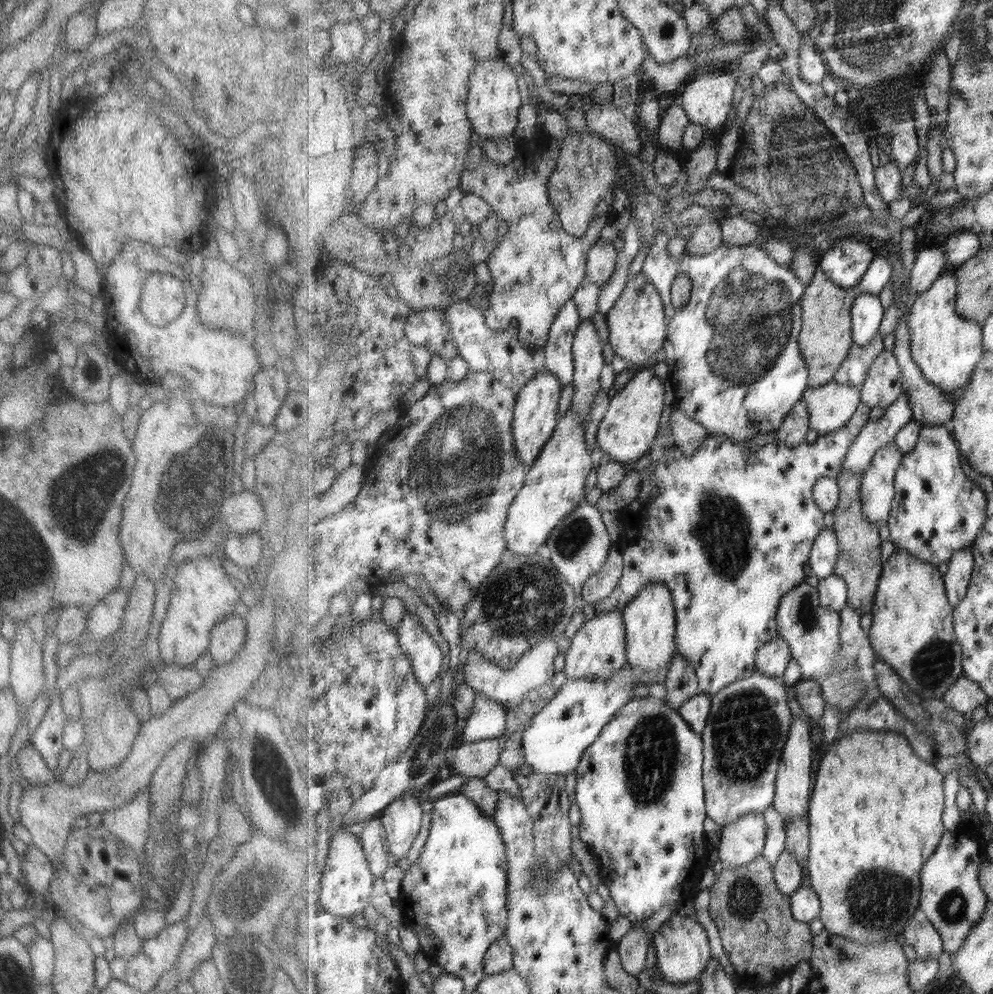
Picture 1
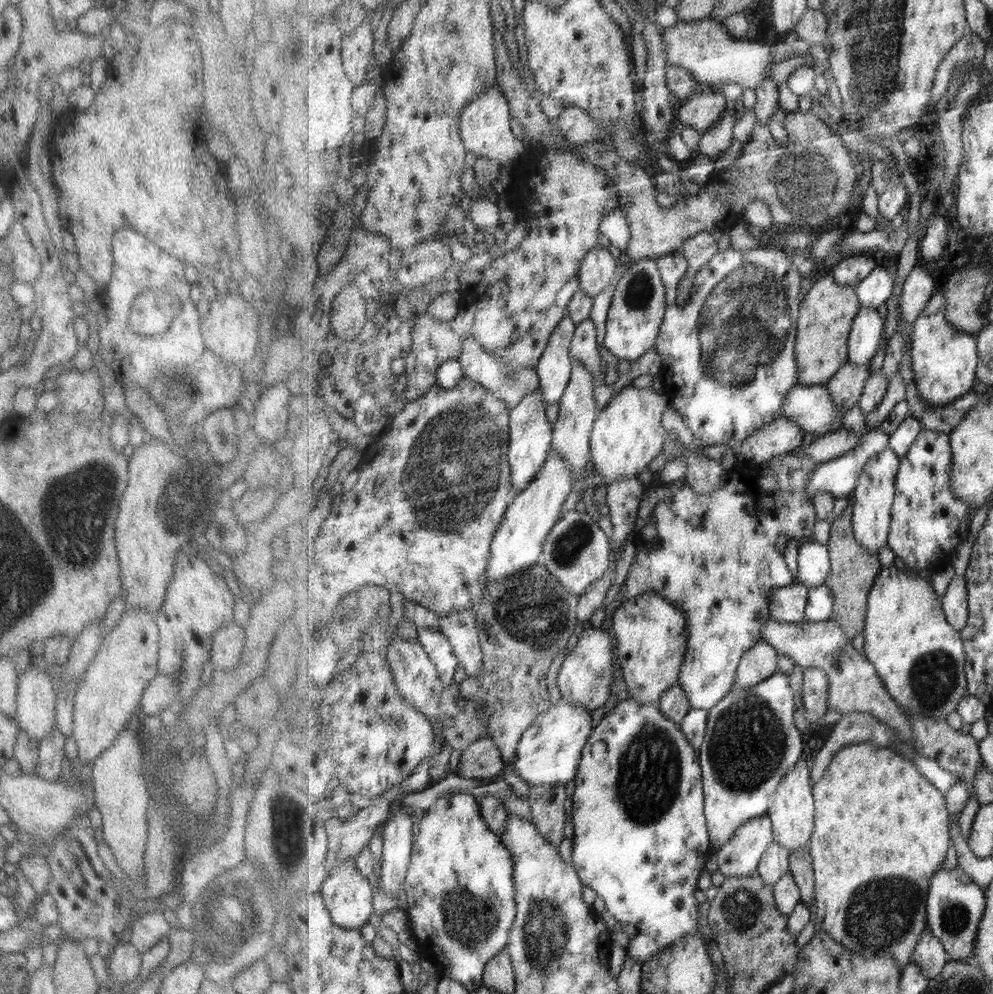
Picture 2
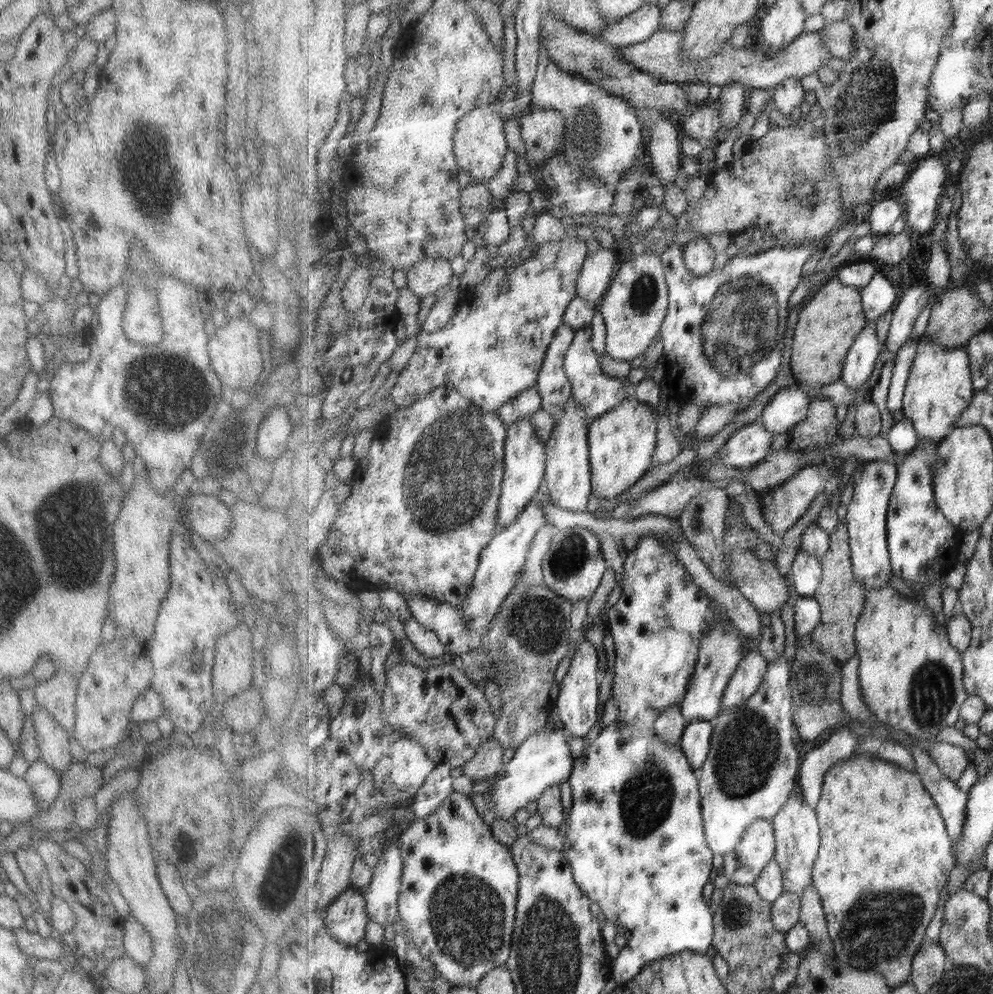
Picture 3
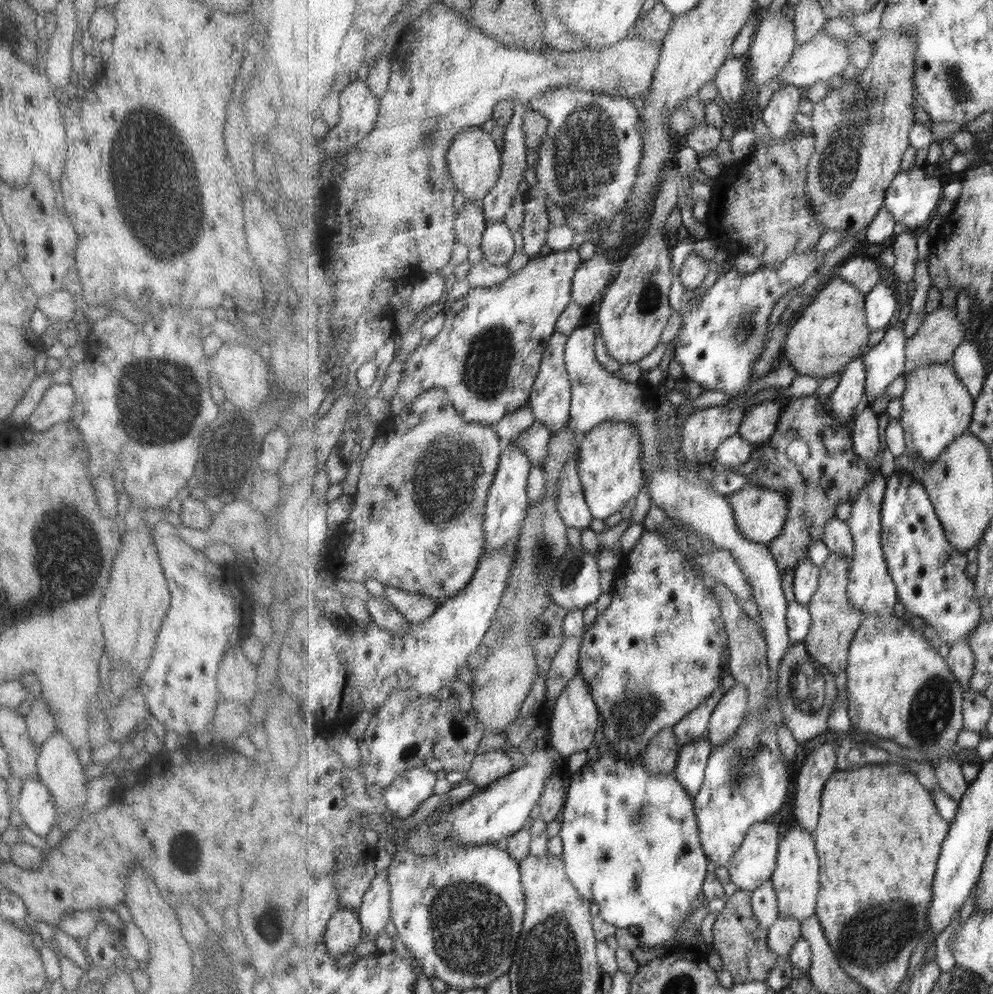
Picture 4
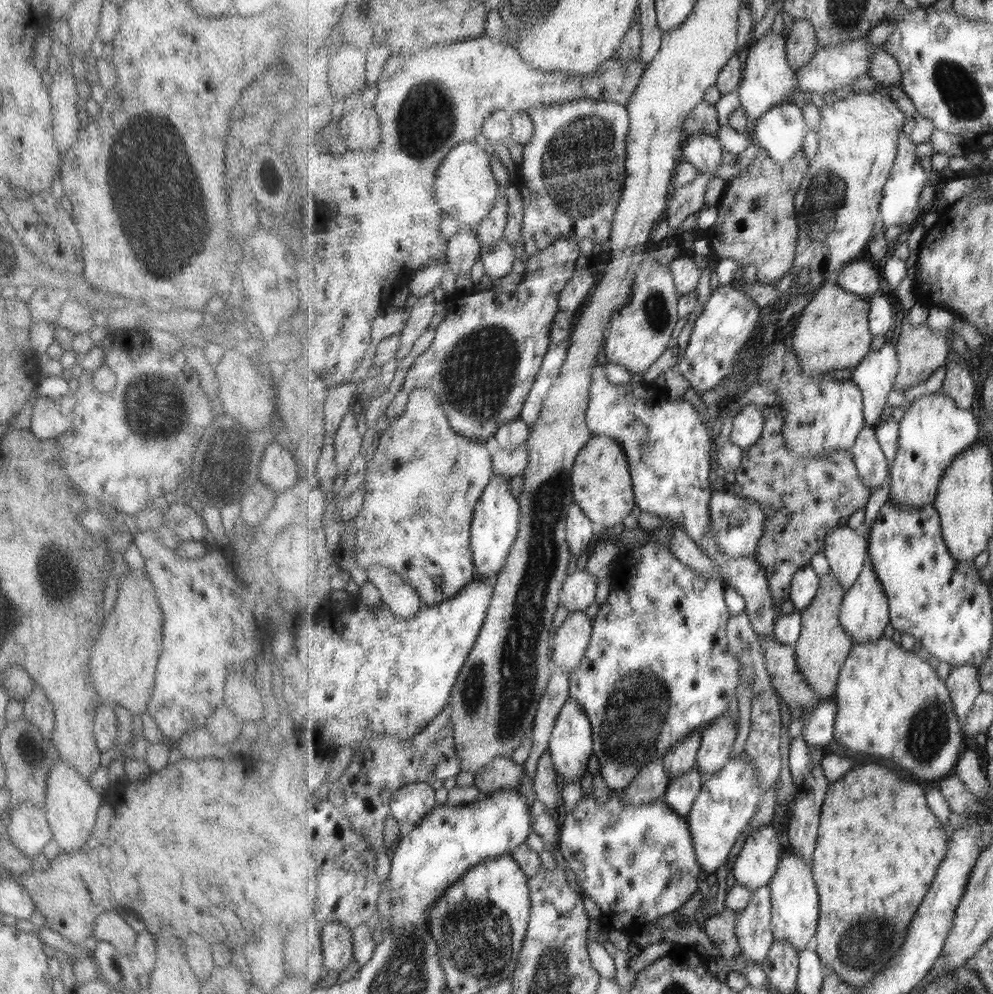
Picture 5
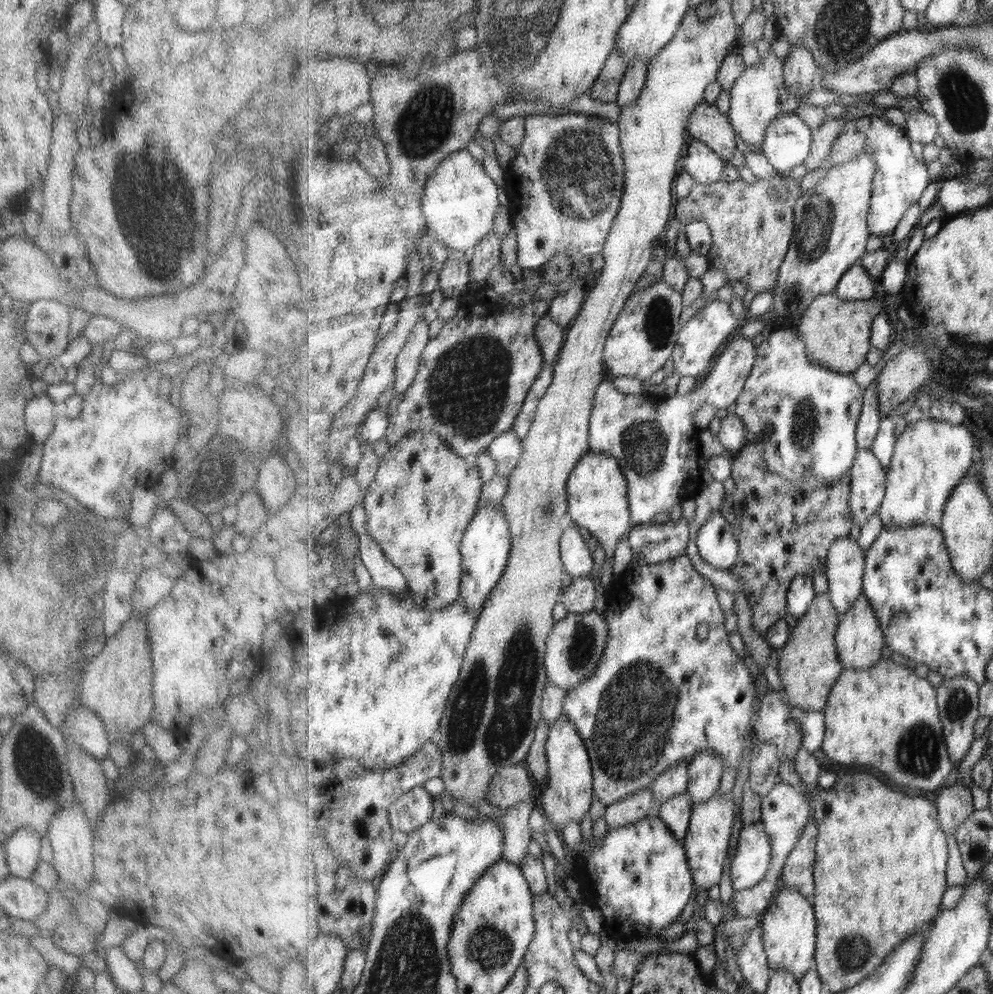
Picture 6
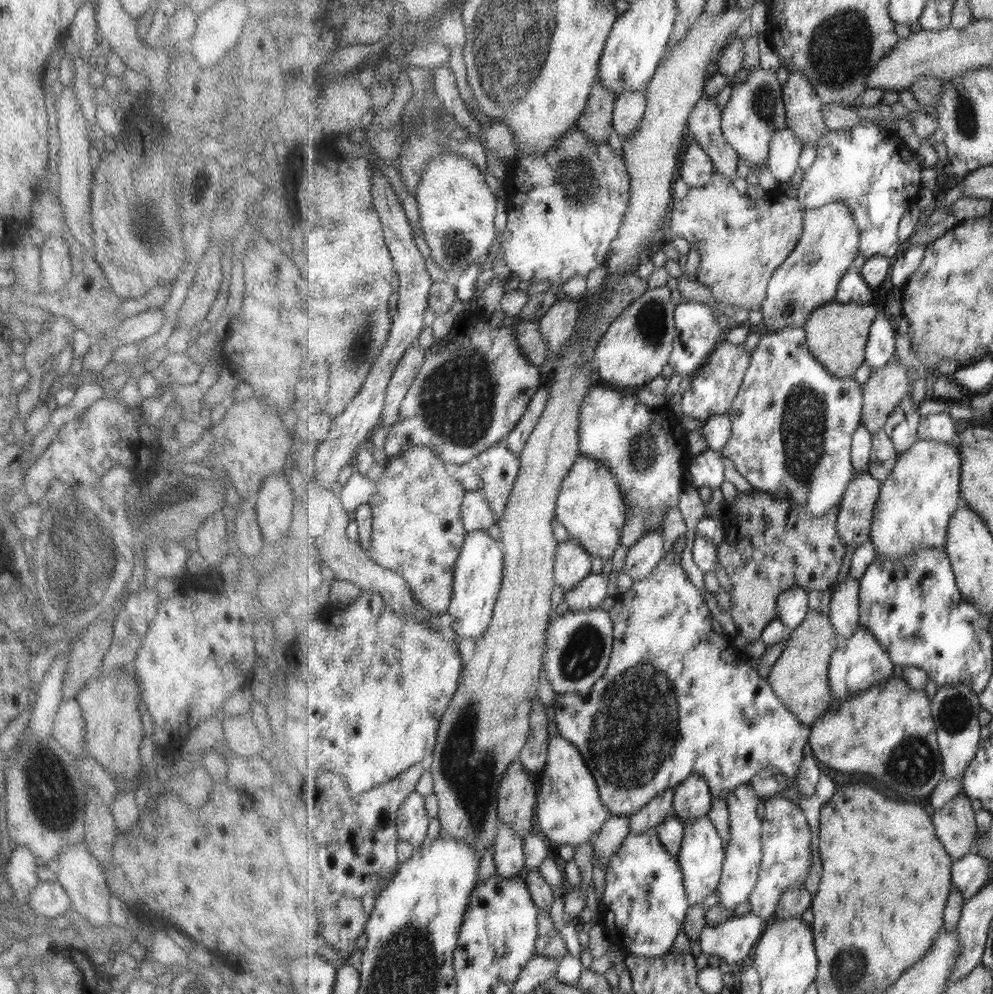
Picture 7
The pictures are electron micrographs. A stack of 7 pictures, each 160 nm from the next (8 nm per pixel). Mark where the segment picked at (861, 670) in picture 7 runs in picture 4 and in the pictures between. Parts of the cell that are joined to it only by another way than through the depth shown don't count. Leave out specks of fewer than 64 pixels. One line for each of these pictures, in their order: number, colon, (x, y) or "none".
4: (872, 590)
5: (865, 613)
6: (860, 640)

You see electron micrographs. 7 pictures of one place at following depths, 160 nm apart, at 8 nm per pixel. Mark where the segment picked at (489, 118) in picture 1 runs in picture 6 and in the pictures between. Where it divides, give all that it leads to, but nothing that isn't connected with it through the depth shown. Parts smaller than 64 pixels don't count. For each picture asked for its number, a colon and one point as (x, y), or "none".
2: (485, 125)
3: (480, 145)
4: (474, 160)
5: (467, 190)
6: (460, 203)

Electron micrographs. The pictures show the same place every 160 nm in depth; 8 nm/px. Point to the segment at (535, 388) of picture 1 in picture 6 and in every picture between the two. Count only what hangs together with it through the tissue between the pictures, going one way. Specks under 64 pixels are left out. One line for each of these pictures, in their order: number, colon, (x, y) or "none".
2: (531, 433)
3: (526, 454)
4: (507, 506)
5: (496, 523)
6: (486, 546)

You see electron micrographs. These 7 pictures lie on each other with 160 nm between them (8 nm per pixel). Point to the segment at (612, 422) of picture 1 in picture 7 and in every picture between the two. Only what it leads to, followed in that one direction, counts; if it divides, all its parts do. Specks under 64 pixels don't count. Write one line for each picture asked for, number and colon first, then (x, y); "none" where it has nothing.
2: (628, 435)
3: (622, 442)
4: (611, 455)
5: (601, 480)
6: (598, 501)
7: (591, 506)

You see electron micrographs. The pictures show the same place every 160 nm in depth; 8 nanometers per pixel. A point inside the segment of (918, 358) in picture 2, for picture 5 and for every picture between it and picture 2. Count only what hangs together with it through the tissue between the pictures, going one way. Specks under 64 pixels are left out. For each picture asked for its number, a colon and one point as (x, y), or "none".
3: (940, 388)
4: (937, 409)
5: (933, 432)

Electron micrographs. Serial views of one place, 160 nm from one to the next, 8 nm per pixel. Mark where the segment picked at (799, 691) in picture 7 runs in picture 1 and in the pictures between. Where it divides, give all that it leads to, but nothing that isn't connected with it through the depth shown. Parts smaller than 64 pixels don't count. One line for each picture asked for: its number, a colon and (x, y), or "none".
1: (859, 564)
2: (854, 570)
3: (842, 599)
4: (835, 621)
5: (824, 645)
6: (810, 665)

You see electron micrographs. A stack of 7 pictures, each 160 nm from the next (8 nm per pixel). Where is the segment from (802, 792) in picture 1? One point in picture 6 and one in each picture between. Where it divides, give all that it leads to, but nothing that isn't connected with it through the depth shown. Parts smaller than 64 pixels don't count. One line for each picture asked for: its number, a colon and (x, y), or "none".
2: (793, 815)
3: (798, 835)
4: (797, 876)
5: (795, 896)
6: (789, 925)

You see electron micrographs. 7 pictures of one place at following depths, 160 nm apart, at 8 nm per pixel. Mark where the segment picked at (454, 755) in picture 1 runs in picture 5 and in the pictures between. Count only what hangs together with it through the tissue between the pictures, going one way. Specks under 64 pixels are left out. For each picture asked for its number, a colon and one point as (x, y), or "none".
2: (482, 761)
3: (488, 761)
4: (487, 768)
5: (502, 774)

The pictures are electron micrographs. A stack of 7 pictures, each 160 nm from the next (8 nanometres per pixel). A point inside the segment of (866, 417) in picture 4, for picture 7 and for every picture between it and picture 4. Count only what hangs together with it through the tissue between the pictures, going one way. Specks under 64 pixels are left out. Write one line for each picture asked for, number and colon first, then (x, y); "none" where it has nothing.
5: (872, 462)
6: (869, 478)
7: (855, 520)

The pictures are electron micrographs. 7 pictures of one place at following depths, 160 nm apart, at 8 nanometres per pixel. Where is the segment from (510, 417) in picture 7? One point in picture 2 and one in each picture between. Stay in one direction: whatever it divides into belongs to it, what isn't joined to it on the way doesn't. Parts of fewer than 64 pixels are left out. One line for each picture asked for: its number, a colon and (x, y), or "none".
2: (571, 196)
3: (493, 350)
4: (487, 357)
5: (485, 358)
6: (475, 375)

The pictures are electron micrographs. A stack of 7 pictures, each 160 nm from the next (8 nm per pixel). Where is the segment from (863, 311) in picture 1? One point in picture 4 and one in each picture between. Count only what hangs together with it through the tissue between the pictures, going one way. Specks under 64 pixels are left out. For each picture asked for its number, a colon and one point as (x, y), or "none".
2: (864, 341)
3: (862, 358)
4: (846, 401)

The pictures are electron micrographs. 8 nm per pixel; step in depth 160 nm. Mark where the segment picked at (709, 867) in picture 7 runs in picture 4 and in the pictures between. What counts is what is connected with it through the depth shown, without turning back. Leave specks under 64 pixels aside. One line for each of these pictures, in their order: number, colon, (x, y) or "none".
4: (746, 781)
5: (728, 800)
6: (706, 843)

